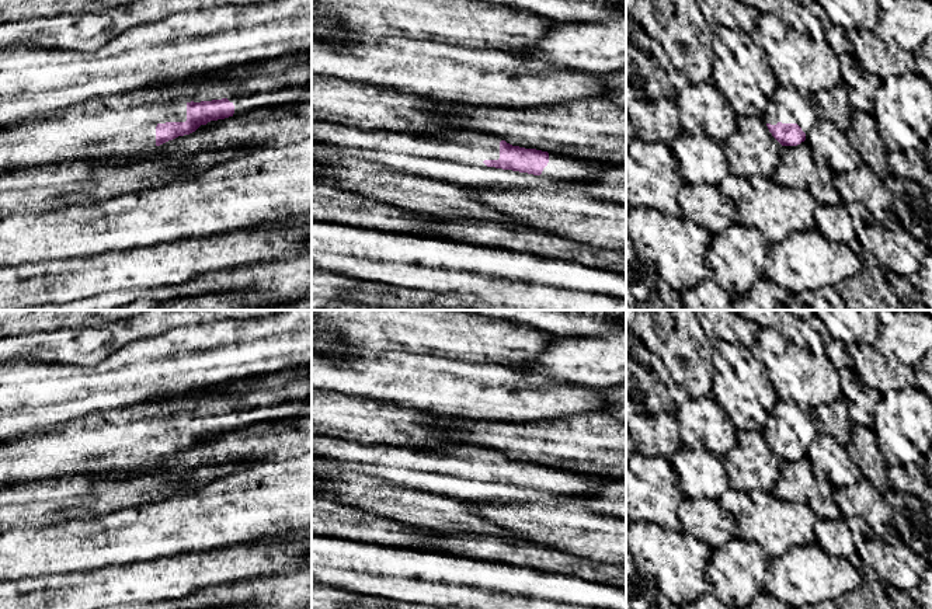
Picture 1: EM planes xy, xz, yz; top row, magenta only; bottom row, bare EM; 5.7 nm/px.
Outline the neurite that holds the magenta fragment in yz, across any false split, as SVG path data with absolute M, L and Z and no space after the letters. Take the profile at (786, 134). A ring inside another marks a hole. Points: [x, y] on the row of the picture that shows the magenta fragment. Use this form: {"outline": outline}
{"outline": "M769 101L768 109L762 116L772 136L782 146L797 146L806 140L806 133L787 108L776 101Z"}

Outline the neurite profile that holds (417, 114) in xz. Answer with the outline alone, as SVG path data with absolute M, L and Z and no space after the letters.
M312 74L312 121L399 133L460 130L441 112L445 102L415 94Z

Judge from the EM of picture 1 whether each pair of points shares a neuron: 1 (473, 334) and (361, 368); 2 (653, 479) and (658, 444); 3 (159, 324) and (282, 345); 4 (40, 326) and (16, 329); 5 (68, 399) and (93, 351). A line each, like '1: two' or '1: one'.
1: two
2: two
3: two
4: one
5: two

